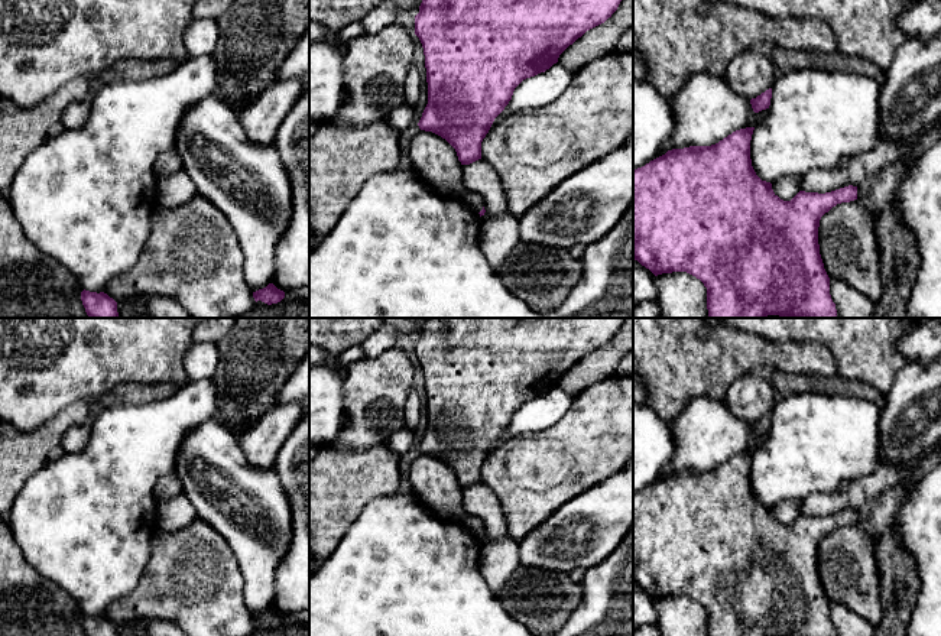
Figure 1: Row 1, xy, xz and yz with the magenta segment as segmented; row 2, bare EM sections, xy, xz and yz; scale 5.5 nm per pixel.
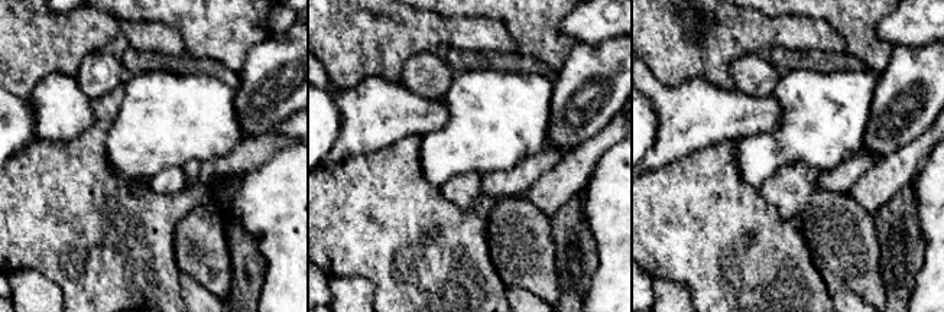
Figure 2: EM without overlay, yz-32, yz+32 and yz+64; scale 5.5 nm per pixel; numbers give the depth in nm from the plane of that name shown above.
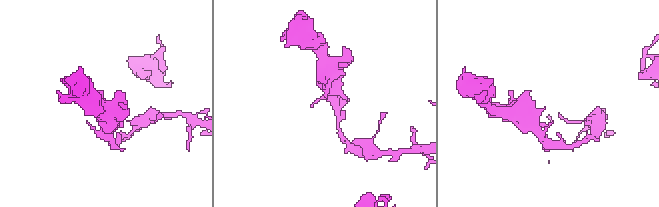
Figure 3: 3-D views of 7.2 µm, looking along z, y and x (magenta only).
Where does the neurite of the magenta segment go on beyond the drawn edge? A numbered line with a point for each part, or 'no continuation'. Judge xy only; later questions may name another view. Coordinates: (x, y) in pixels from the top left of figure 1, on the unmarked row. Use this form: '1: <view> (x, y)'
no continuation

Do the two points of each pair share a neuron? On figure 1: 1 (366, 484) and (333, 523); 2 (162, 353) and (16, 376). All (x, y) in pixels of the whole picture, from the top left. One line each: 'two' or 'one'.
1: one
2: one

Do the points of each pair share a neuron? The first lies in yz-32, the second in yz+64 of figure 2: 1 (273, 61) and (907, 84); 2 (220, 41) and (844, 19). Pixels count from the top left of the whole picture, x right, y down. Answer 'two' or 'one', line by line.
1: one
2: one

